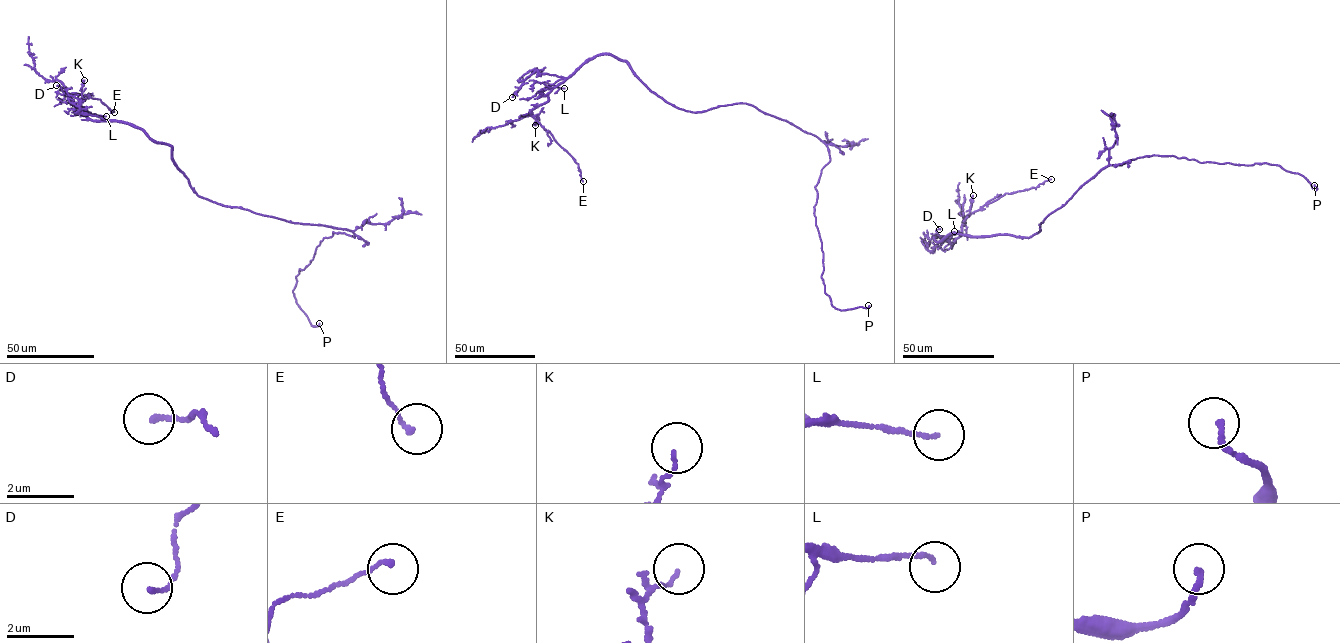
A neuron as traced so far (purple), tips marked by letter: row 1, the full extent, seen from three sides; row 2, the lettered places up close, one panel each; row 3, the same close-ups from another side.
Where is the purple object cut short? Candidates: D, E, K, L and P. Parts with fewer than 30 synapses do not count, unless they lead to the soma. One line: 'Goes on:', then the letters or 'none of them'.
Goes on: P

